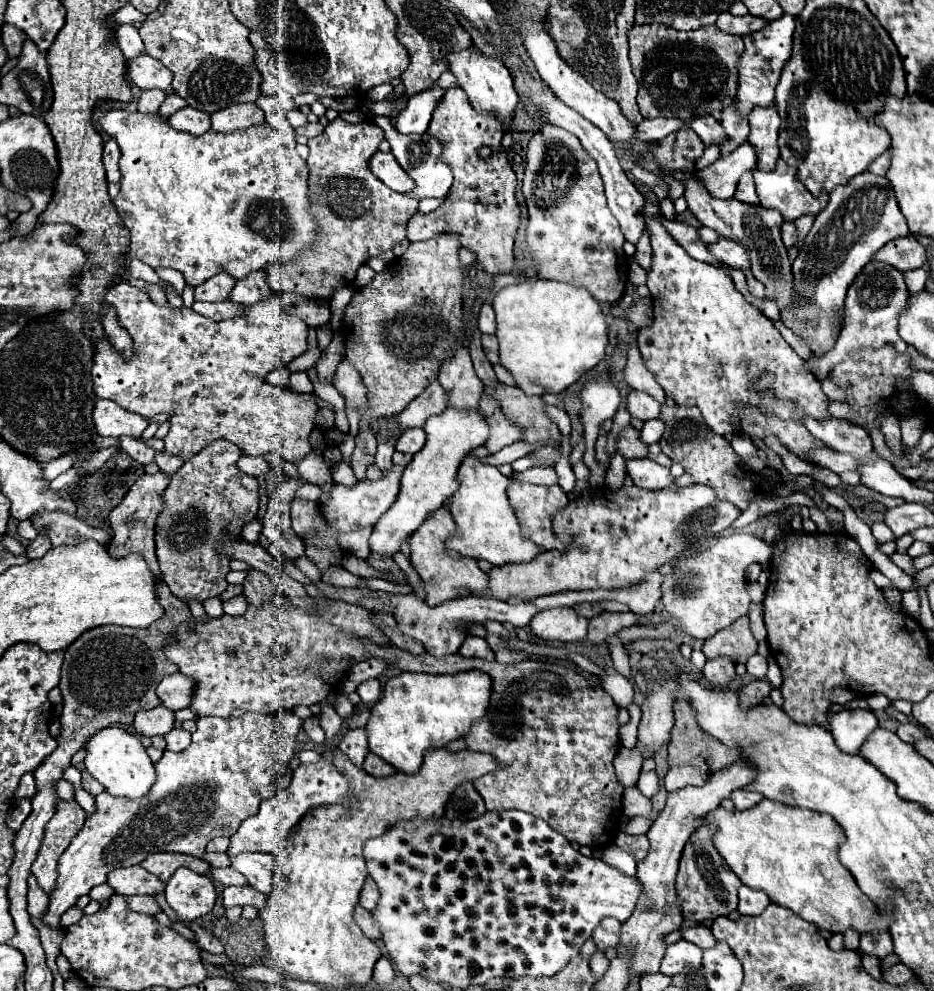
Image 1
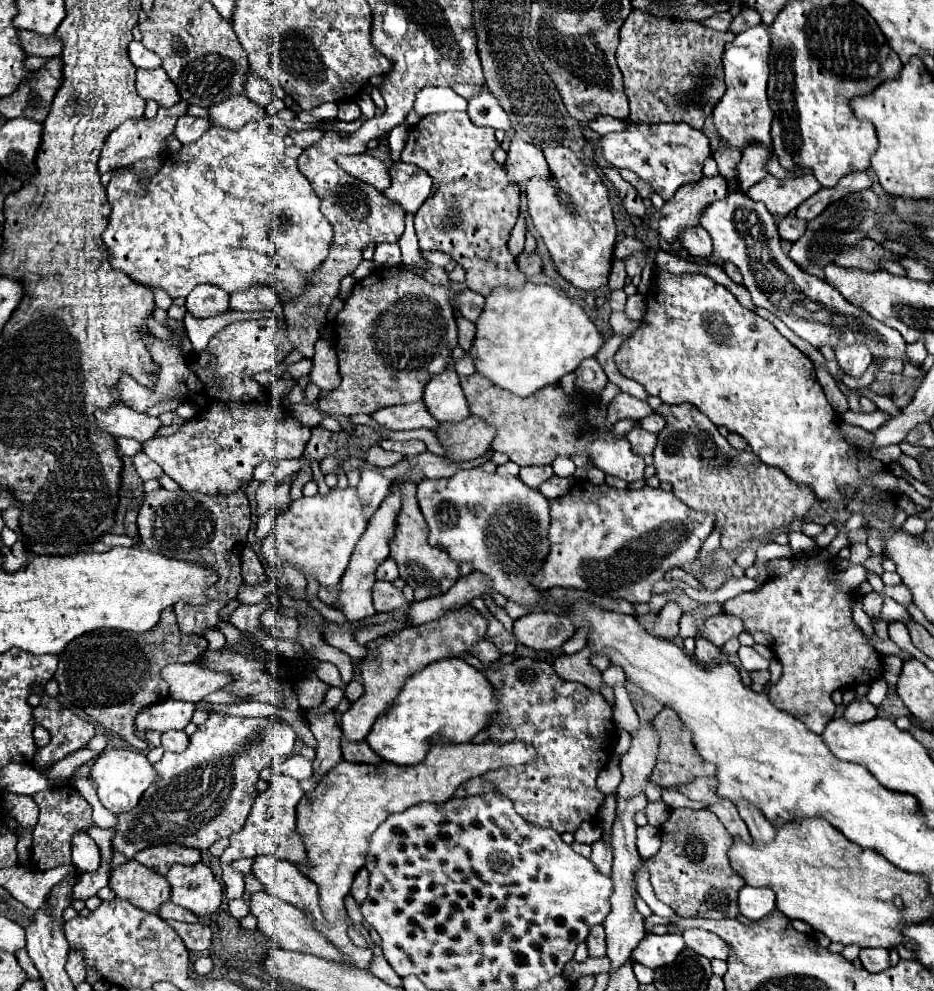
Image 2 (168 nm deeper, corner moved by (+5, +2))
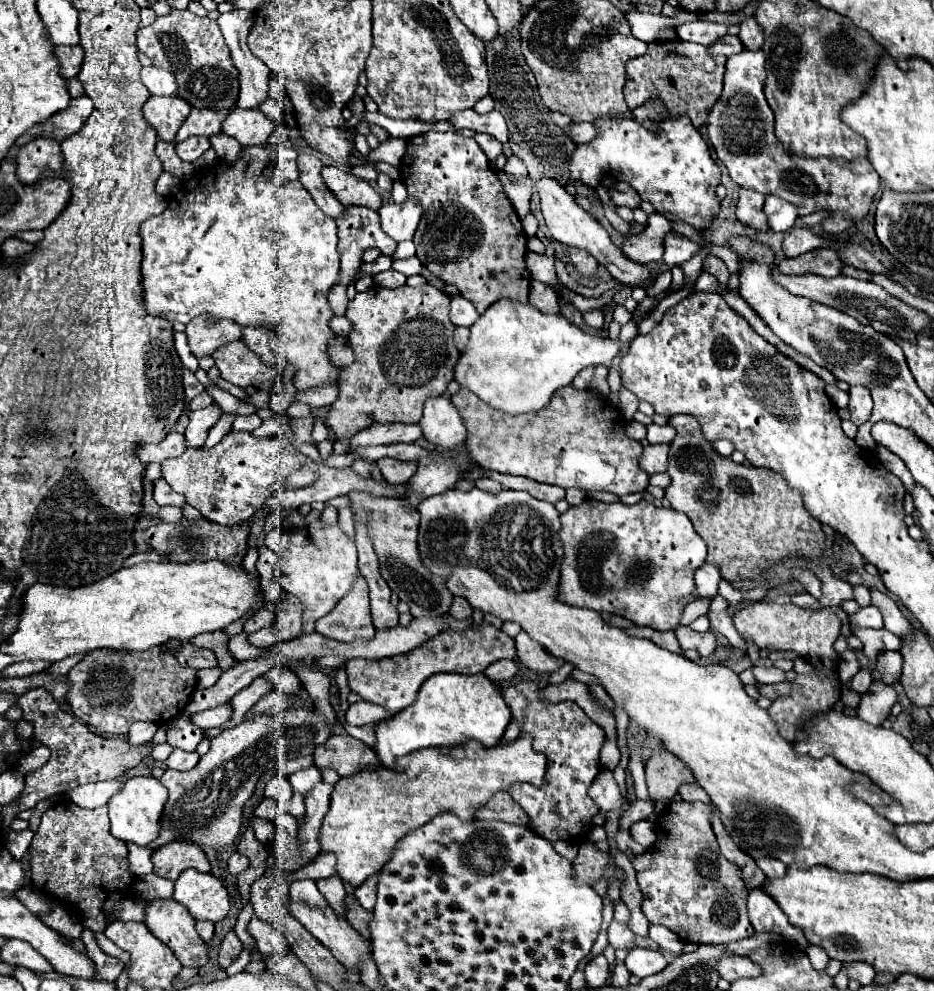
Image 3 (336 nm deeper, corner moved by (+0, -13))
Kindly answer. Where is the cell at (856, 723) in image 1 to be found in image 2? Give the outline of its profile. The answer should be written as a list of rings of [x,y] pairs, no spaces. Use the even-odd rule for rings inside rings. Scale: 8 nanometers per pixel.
[[[860,696],[848,704],[844,718],[850,722],[866,722],[866,720],[872,720],[876,716],[876,710],[878,708],[874,704],[870,704],[866,696]]]

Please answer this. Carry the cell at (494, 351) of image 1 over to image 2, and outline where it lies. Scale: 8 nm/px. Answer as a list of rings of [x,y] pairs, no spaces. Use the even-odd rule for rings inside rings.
[[[458,316],[456,322],[458,322],[458,334],[460,334],[460,336],[458,336],[458,344],[460,344],[464,350],[470,350],[472,340],[474,340],[474,334],[476,334],[476,326],[474,326],[470,320],[462,318],[462,316]]]

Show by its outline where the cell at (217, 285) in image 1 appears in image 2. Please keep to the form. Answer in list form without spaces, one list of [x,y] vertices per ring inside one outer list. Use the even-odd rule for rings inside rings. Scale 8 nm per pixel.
[[[200,284],[186,298],[186,310],[194,318],[218,316],[218,314],[222,314],[222,312],[228,310],[228,298],[230,296],[222,288],[218,288],[218,286]]]

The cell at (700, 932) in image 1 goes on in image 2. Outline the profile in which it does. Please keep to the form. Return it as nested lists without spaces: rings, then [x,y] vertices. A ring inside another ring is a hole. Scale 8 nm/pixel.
[[[686,930],[682,932],[684,942],[688,948],[692,948],[694,952],[706,956],[706,958],[718,958],[718,960],[728,960],[730,958],[730,948],[728,944],[718,938],[716,934],[710,934],[706,930]]]

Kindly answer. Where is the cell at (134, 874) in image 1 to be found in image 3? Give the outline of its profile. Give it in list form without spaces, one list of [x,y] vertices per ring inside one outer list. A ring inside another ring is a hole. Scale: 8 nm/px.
[[[175,899],[149,901],[145,907],[145,925],[173,949],[185,967],[201,967],[207,963],[207,945],[195,931],[195,919]]]

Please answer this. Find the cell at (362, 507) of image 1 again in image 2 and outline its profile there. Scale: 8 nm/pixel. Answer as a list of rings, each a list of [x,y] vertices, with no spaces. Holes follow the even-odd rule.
[[[354,488],[330,490],[326,496],[302,496],[294,500],[290,508],[282,514],[276,514],[276,548],[278,556],[290,562],[304,578],[318,580],[320,586],[336,586],[350,562],[352,550],[360,536],[366,530],[366,518],[358,508]]]

